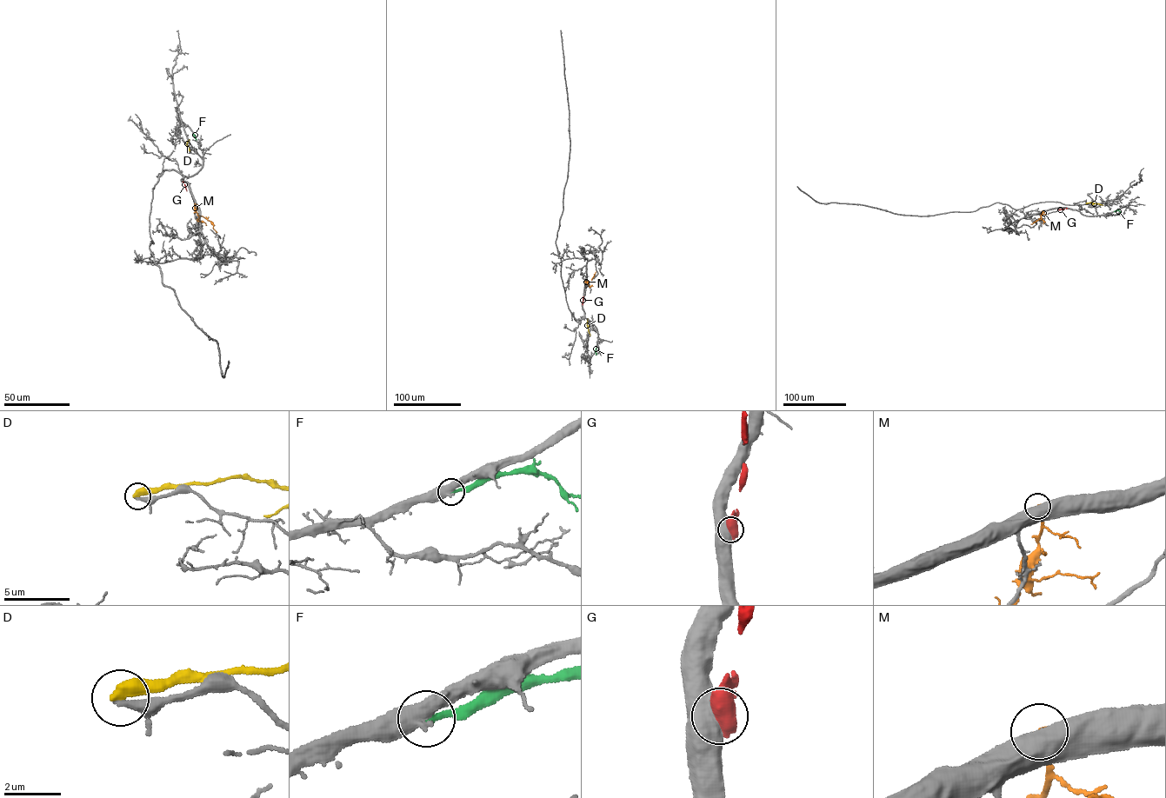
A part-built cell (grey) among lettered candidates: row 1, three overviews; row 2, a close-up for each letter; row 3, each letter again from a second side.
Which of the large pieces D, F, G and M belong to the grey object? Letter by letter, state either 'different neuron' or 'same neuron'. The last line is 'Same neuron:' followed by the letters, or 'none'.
D: different neuron
F: different neuron
G: different neuron
M: different neuron
Same neuron: none

